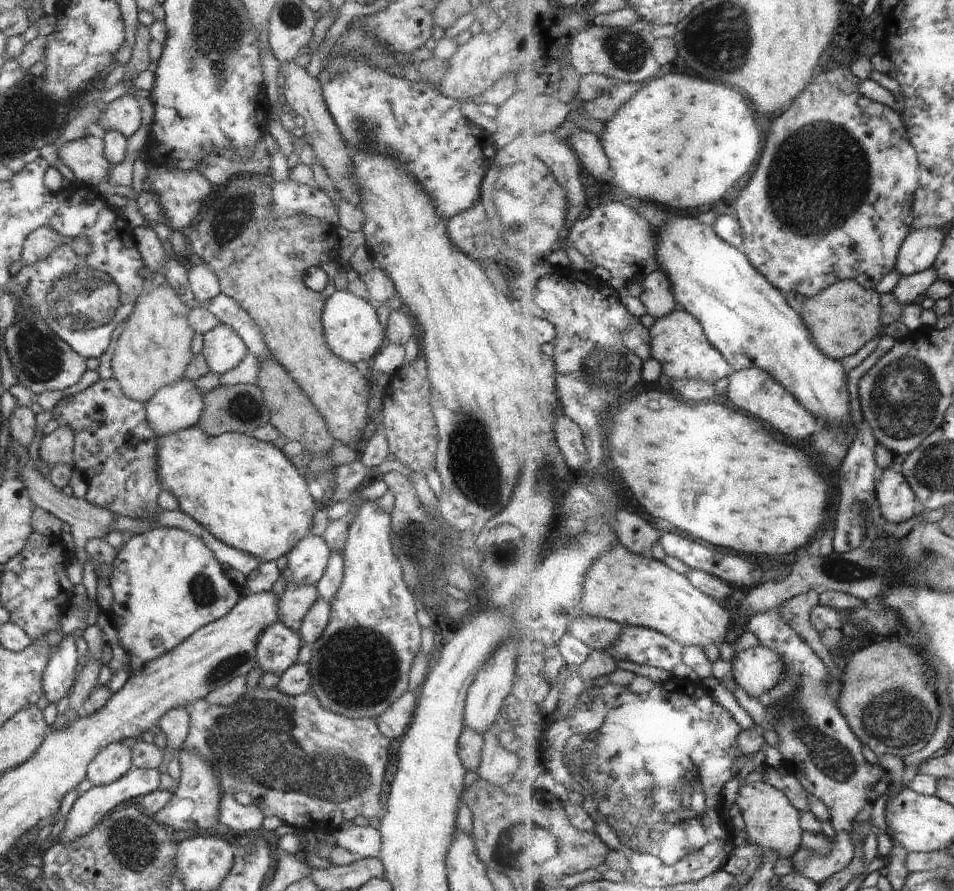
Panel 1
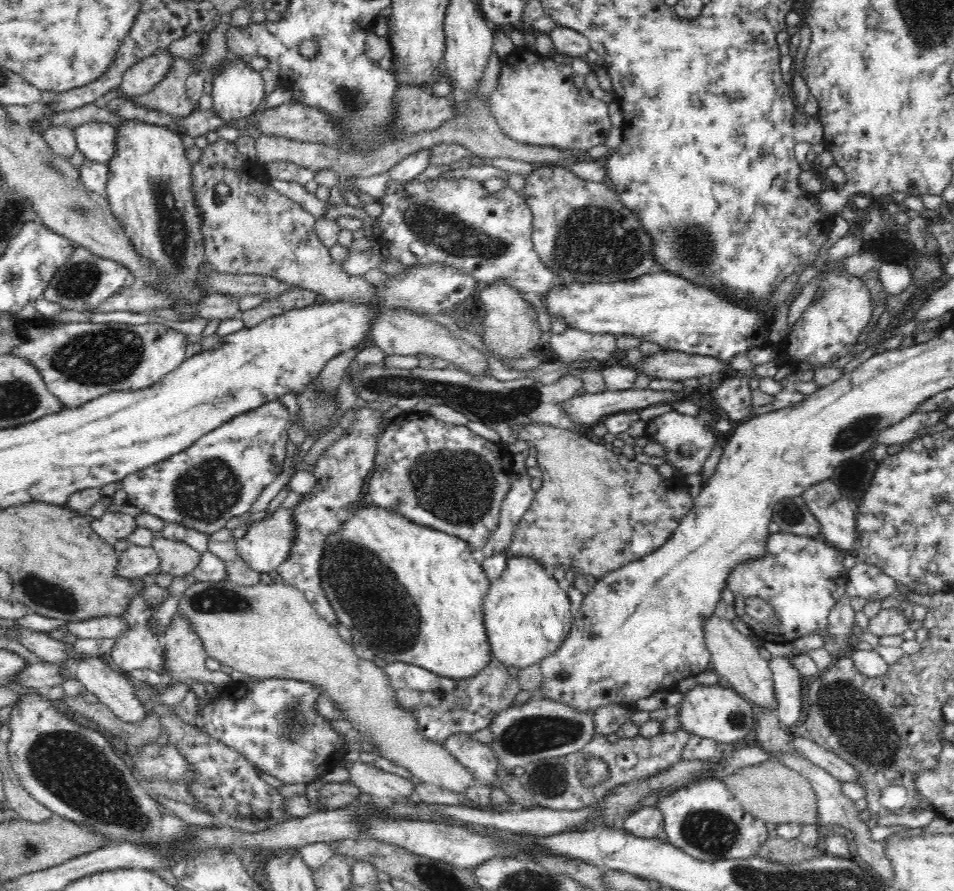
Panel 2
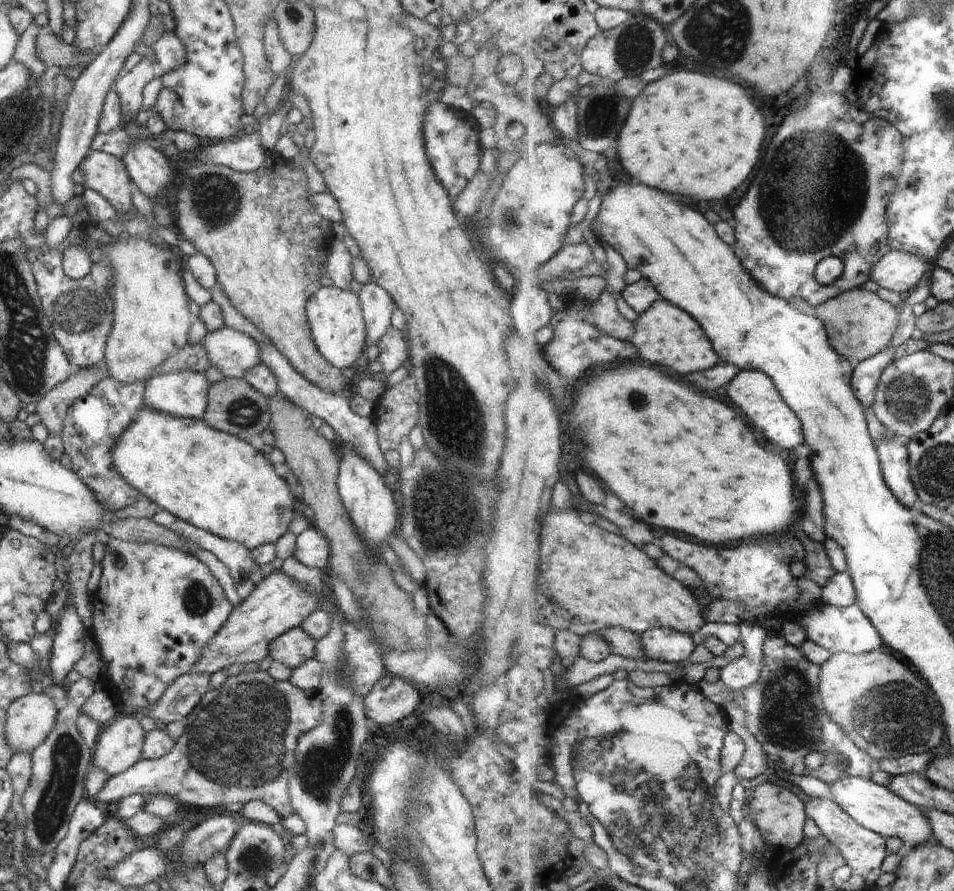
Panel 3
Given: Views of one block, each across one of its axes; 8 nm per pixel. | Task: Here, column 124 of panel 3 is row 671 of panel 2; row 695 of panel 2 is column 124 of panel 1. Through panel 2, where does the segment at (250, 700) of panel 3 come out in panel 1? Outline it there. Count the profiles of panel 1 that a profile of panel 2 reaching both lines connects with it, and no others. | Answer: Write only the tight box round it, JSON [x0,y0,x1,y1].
[58,768,160,844]

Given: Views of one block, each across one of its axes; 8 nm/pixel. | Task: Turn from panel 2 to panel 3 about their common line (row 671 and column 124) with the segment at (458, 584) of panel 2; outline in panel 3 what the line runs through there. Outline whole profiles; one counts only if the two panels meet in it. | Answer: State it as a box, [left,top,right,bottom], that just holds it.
[111,404,300,550]

